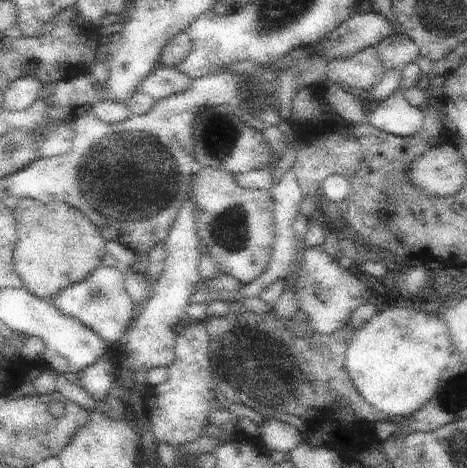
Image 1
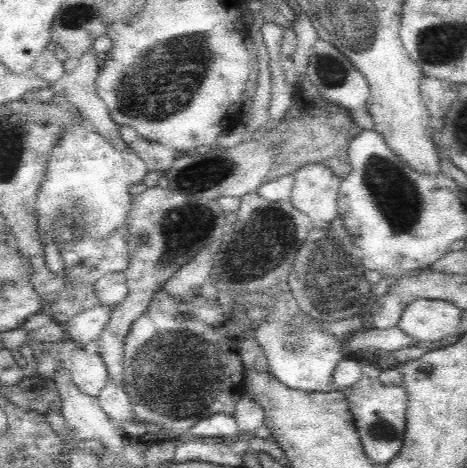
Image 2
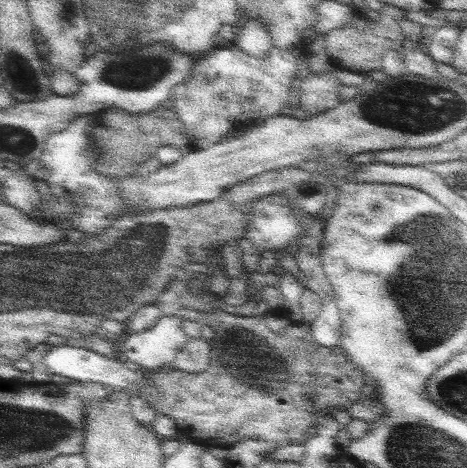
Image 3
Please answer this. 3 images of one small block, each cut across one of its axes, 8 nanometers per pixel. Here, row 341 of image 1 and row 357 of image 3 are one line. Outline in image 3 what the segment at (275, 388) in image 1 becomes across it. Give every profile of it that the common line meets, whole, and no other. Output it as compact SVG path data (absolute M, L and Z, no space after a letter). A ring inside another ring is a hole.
M175 276L167 284L165 292L159 296L157 306L161 308L163 316L181 314L187 320L203 320L205 324L215 328L215 338L211 340L213 350L211 350L209 366L205 372L187 374L179 370L163 372L161 368L153 372L145 370L147 384L137 390L139 396L143 396L147 402L155 406L155 412L165 412L167 416L171 416L179 432L185 432L191 440L199 442L205 448L217 446L217 448L229 450L231 446L243 440L261 440L275 446L275 450L287 444L303 444L319 412L331 412L333 406L341 406L349 410L349 406L359 398L359 388L365 384L361 368L353 364L345 348L321 346L319 342L313 340L309 326L291 324L285 328L283 334L273 334L265 326L263 316L253 314L249 318L237 318L233 314L223 312L223 308L209 310L207 302L195 298L189 292L185 280L177 280Z

